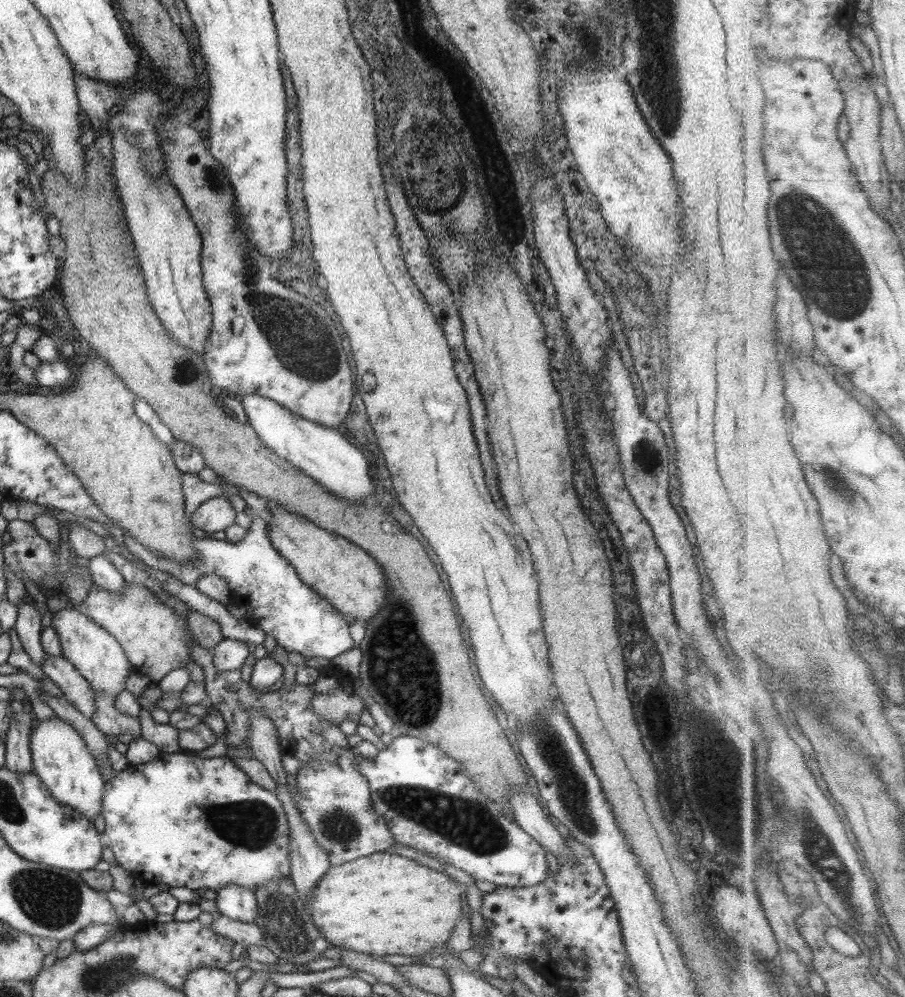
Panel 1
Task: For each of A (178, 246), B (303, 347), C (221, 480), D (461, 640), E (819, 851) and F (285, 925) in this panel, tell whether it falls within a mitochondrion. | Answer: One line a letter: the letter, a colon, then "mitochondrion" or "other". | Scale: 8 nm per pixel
A: other
B: mitochondrion
C: other
D: other
E: mitochondrion
F: mitochondrion

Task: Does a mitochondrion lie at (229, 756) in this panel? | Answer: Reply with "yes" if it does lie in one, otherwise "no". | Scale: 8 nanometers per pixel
no

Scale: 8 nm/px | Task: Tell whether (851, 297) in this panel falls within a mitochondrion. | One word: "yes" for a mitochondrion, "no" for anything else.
yes

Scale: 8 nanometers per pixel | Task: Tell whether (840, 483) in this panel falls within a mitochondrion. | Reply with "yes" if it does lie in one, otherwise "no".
yes

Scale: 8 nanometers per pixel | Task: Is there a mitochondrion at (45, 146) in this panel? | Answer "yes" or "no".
no

